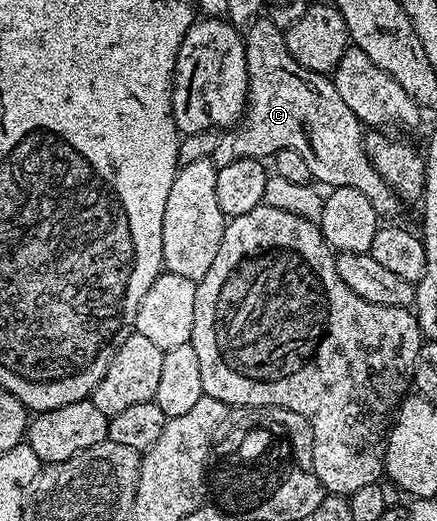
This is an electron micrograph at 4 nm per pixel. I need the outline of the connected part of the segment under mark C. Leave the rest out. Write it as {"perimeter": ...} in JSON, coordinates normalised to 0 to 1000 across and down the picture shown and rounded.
{"perimeter":[[[611,35],[577,38],[565,48],[554,75],[563,104],[563,134],[568,136],[568,205],[563,221],[549,236],[533,238],[506,259],[499,280],[492,282],[481,301],[485,313],[497,322],[506,322],[526,319],[526,311],[545,311],[554,303],[602,309],[606,303],[629,299],[632,292],[648,284],[682,288],[682,296],[691,296],[700,319],[709,319],[716,347],[730,349],[735,355],[751,353],[753,363],[828,365],[828,372],[838,372],[838,380],[847,380],[847,395],[856,395],[863,417],[904,417],[897,413],[920,397],[920,386],[906,367],[870,340],[865,326],[856,326],[833,286],[835,240],[826,238],[824,228],[810,219],[810,211],[801,211],[801,203],[792,203],[792,196],[783,196],[757,152],[744,140],[700,134],[700,127],[673,119],[664,96],[654,96],[648,60],[636,50],[627,50],[622,38]]]}

